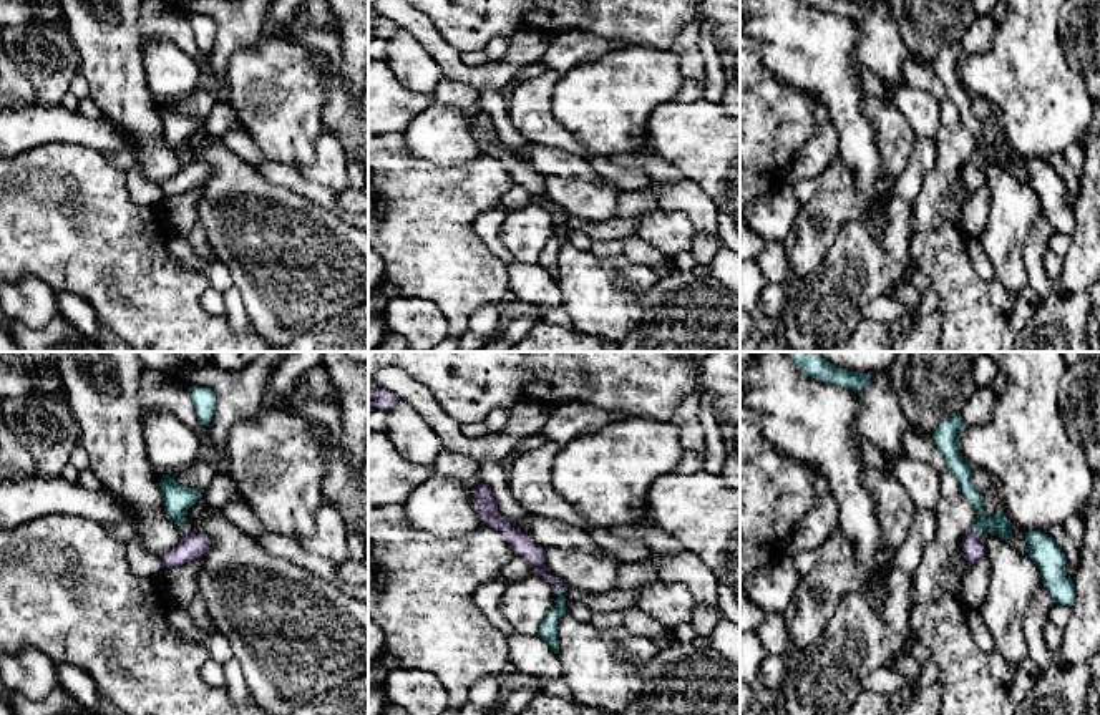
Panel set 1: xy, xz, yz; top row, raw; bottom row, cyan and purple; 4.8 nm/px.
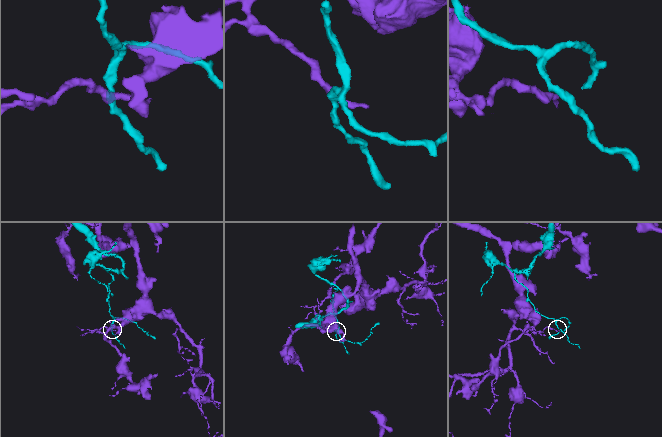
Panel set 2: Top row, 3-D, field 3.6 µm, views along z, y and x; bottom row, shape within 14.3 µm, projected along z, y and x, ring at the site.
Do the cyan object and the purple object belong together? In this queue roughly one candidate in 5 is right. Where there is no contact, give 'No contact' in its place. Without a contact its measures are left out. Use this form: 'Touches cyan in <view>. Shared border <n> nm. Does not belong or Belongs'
Touches cyan in xz. Shared border 50 nm. Does not belong

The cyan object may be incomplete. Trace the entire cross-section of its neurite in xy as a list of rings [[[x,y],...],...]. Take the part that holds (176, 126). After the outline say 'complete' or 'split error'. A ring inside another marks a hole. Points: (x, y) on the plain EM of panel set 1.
[[[163,103],[159,116],[163,121],[163,133],[166,143],[174,153],[186,159],[186,153],[183,149],[184,139],[194,134],[197,128],[202,126],[202,123],[194,116],[179,113],[174,106],[168,103]]]; complete

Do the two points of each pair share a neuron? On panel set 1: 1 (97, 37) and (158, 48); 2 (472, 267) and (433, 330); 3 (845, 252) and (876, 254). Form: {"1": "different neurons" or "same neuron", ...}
{"1": "different neurons", "2": "different neurons", "3": "same neuron"}

